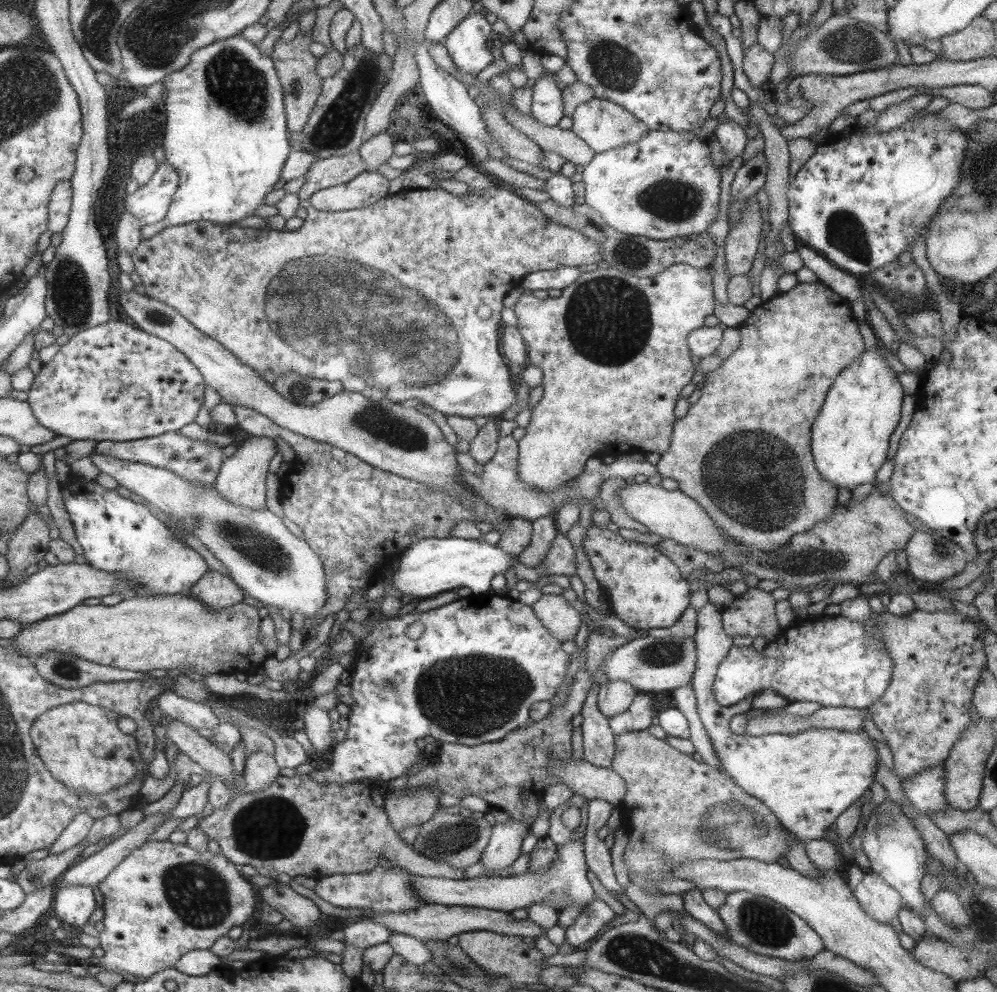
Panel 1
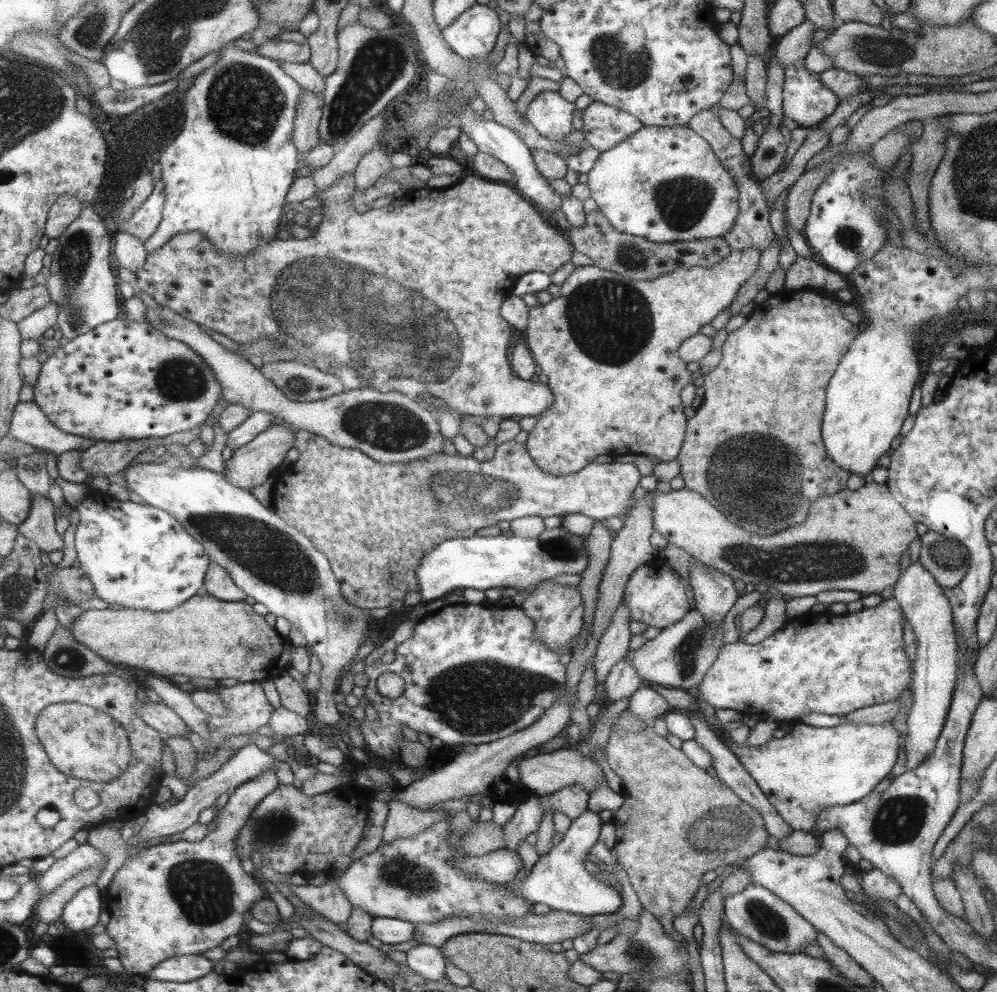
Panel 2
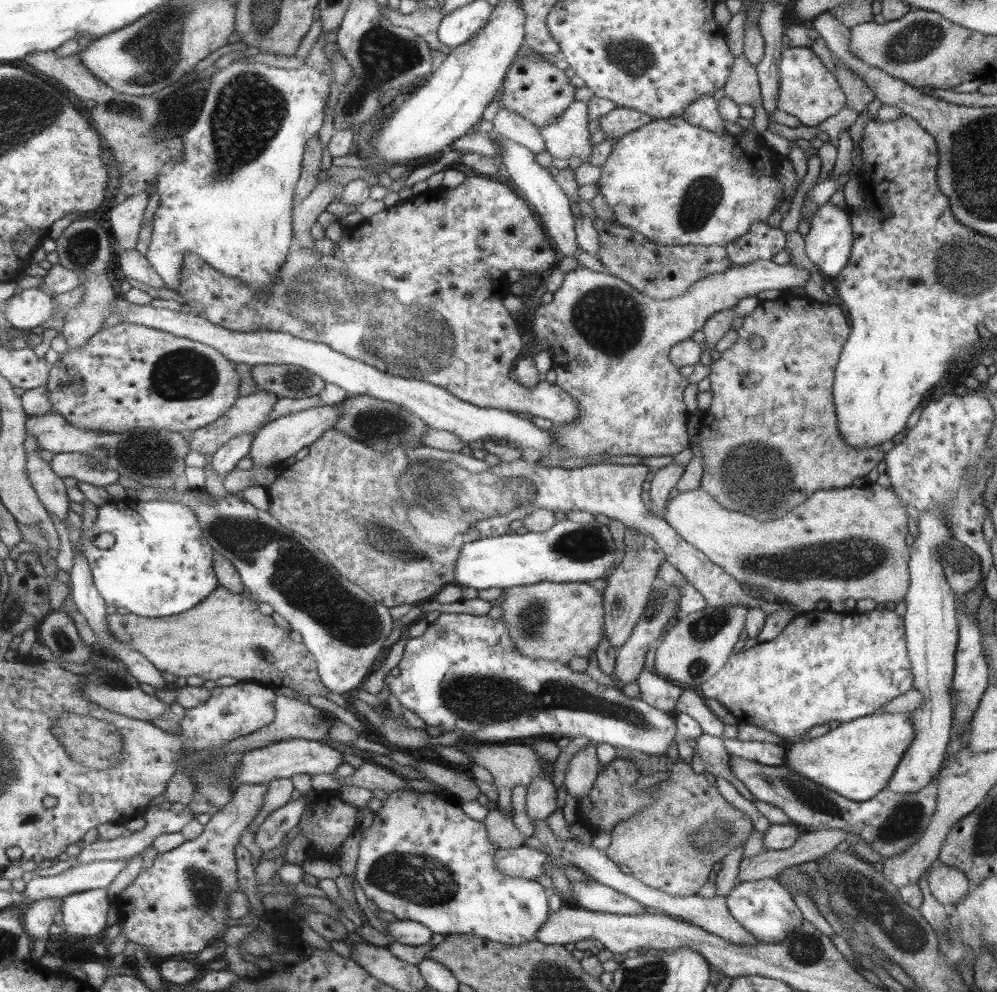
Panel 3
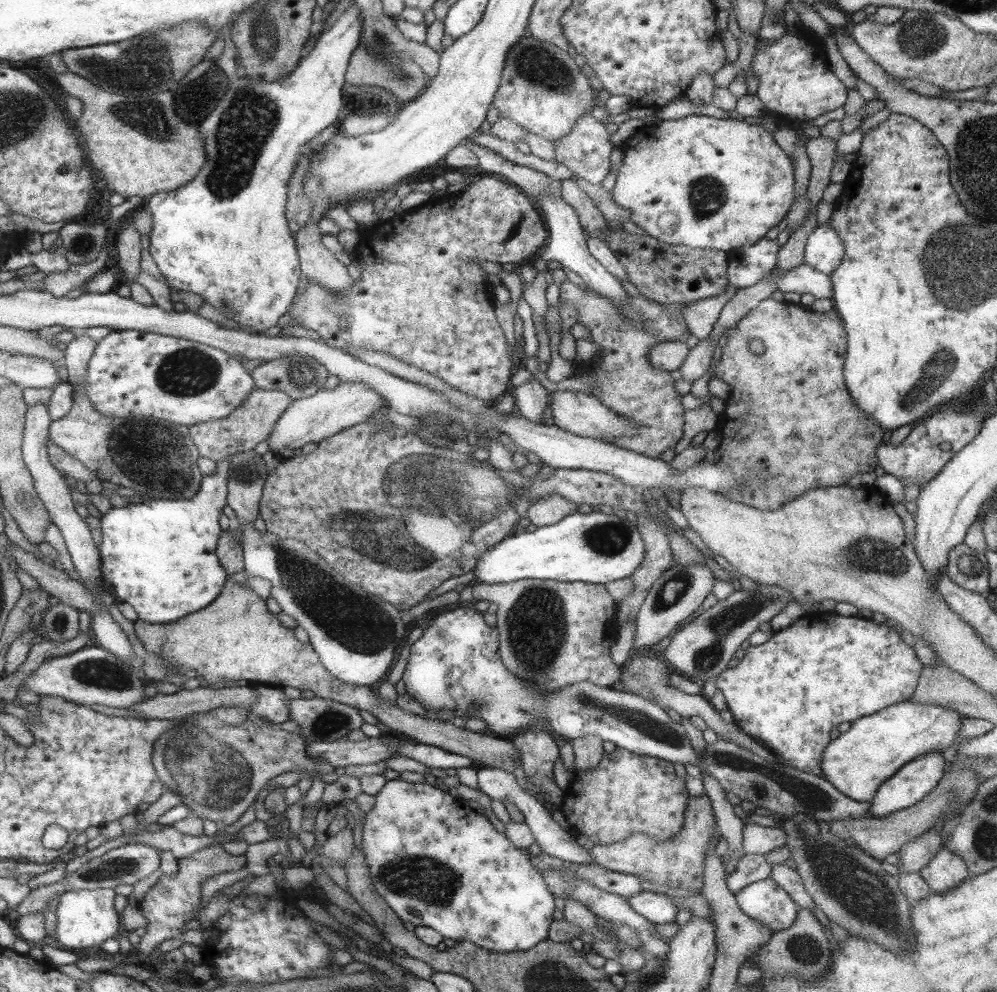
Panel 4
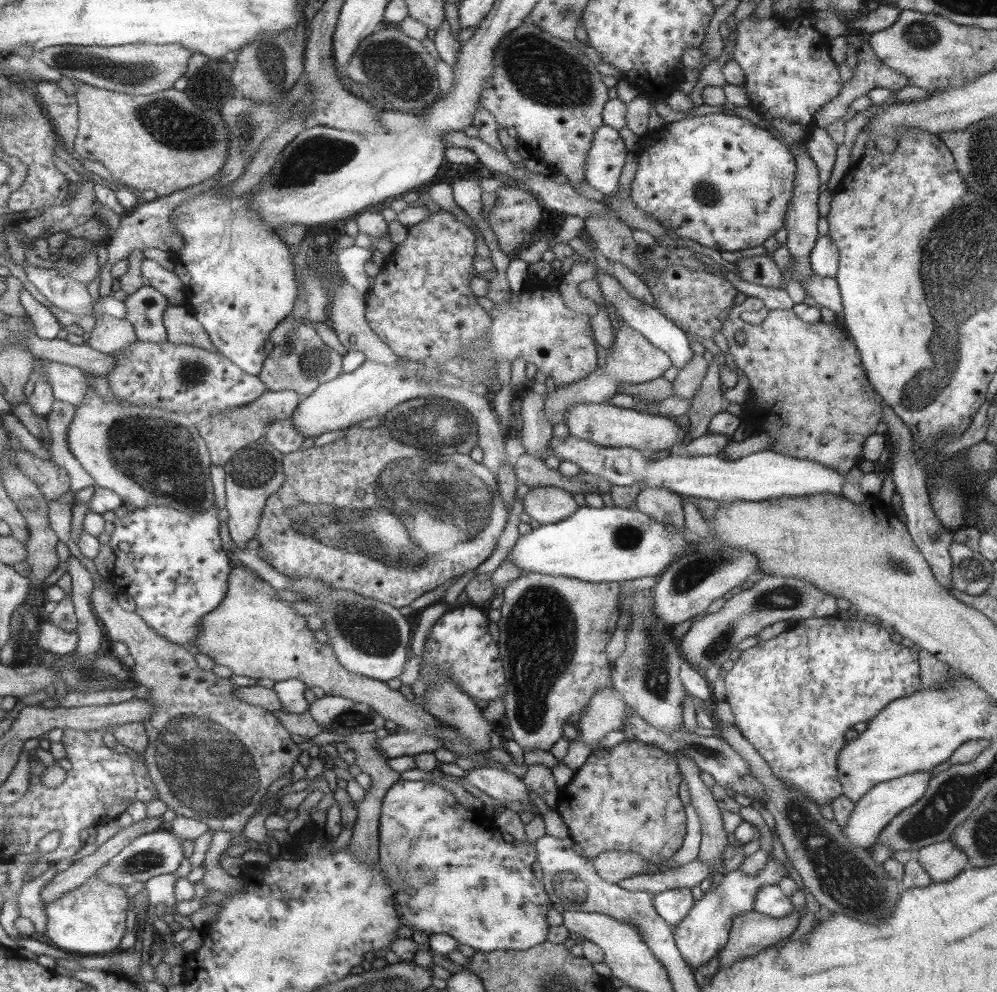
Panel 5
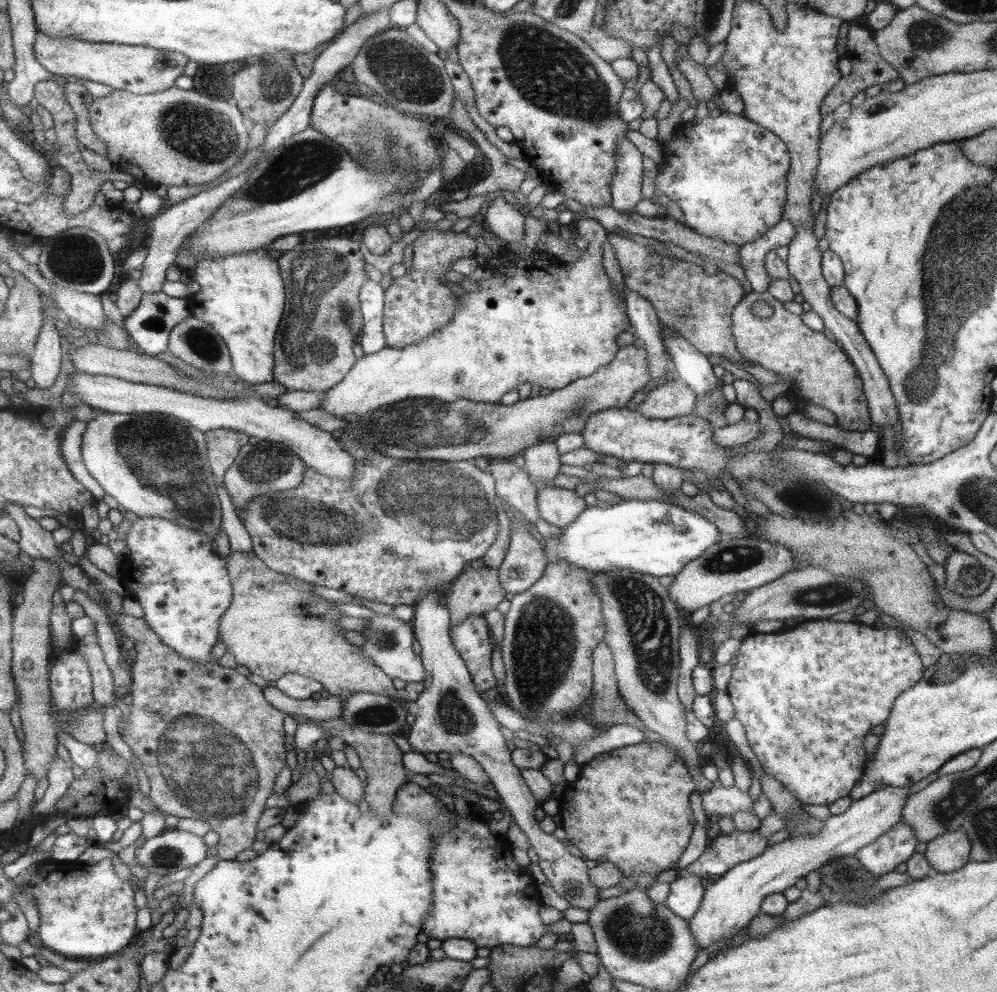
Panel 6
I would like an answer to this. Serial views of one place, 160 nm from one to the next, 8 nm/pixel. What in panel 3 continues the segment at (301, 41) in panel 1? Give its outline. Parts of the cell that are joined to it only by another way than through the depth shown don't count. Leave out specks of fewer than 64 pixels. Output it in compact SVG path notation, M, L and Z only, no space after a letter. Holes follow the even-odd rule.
M315 134L305 143L305 150L300 162L300 176L293 192L294 204L301 202L301 199L305 198L318 185L317 175L321 171L319 162L321 162L321 144Z

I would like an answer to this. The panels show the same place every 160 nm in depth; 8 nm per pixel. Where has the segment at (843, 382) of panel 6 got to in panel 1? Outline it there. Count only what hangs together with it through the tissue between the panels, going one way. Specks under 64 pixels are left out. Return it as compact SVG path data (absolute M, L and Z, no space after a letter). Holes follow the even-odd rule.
M821 281L812 283L797 283L787 292L778 292L766 301L761 301L749 314L749 317L737 328L741 340L737 348L724 358L721 365L707 372L703 378L704 386L699 387L700 396L695 403L688 406L688 411L672 426L668 449L660 454L659 462L655 464L656 474L663 478L671 478L678 484L678 489L691 497L707 513L715 526L718 526L728 538L751 546L763 552L771 552L789 542L794 534L808 531L820 520L827 520L832 515L836 505L837 488L829 484L815 469L810 451L810 426L815 420L819 409L825 400L833 380L848 364L851 364L863 351L863 338L859 334L857 321L851 314L850 301L839 293L833 292Z

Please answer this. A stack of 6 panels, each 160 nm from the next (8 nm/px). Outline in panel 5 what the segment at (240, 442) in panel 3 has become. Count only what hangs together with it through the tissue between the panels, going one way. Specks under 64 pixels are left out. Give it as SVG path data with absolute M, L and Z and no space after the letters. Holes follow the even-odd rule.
M215 502L209 508L191 514L168 506L149 505L127 511L125 516L116 517L112 522L113 530L108 541L114 554L110 582L133 598L134 611L149 628L178 645L192 643L202 616L218 606L227 590L228 574L233 564L221 547L217 509Z

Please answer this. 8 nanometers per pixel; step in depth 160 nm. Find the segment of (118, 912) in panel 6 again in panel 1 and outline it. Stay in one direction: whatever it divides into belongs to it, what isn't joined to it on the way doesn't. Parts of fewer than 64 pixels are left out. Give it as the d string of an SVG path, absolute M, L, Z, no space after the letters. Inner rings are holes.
M59 882L52 908L64 924L83 926L95 910L95 896L90 886Z

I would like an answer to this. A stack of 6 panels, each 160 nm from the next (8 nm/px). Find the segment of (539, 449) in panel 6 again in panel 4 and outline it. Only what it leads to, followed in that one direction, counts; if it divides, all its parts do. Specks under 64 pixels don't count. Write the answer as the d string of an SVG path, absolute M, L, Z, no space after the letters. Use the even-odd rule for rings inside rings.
M532 376L514 388L515 413L534 423L541 423L541 414L547 404L548 392L545 391L539 376Z

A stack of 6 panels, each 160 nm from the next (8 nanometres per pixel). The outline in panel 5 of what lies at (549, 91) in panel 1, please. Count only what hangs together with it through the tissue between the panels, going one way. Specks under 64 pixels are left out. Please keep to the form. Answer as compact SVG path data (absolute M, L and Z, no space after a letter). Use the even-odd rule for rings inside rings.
M599 125L591 135L583 175L584 182L603 195L615 196L619 190L619 176L627 150L616 128Z

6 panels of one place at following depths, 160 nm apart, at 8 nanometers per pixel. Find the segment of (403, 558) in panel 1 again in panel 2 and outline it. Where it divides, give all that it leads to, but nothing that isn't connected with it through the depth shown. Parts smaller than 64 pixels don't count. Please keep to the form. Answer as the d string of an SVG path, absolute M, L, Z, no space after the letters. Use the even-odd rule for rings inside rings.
M560 525L545 528L535 538L519 538L515 535L483 537L475 534L443 540L426 552L415 567L414 575L421 595L420 604L441 598L457 588L484 591L487 588L513 587L531 591L540 581L557 574L579 575L587 566L585 539L585 534L573 536Z

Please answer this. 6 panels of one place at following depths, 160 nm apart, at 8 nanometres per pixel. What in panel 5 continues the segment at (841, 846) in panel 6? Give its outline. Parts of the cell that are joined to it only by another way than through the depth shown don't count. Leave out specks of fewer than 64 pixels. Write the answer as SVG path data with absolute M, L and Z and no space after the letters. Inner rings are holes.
M931 769L928 771L917 771L911 774L898 776L897 778L886 780L875 784L857 803L854 804L853 811L849 815L846 825L841 829L850 842L861 848L869 849L876 842L879 831L899 814L902 810L915 804L919 798L923 797L929 779ZM774 857L769 858L767 864L758 870L755 876L747 876L735 869L726 873L718 886L709 889L701 899L695 900L691 905L687 916L684 916L674 927L672 936L679 954L686 965L694 972L699 966L709 962L715 954L718 954L728 940L731 919L739 913L752 910L755 891L766 884L776 884L783 877L787 877L785 867Z

